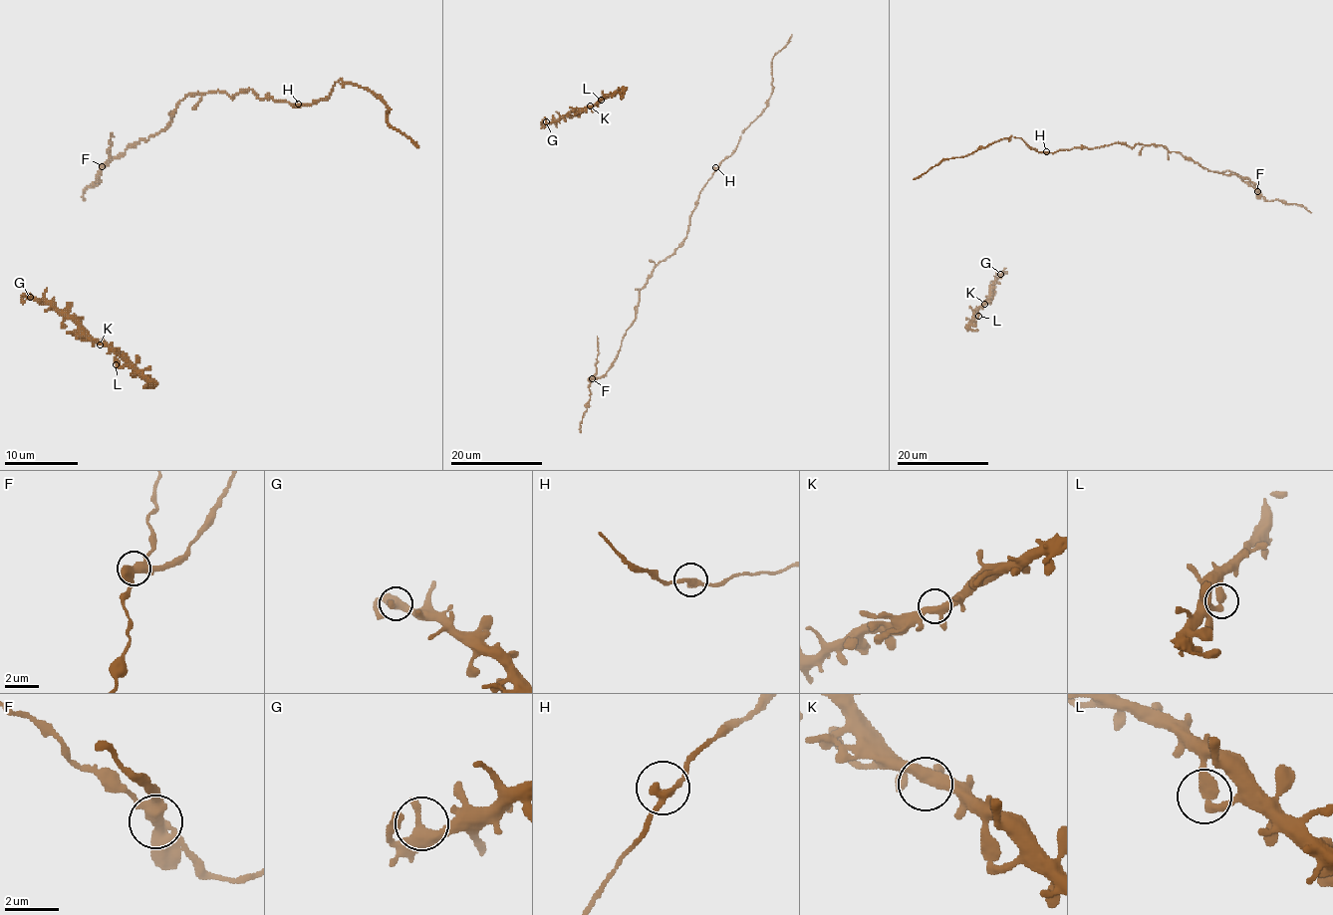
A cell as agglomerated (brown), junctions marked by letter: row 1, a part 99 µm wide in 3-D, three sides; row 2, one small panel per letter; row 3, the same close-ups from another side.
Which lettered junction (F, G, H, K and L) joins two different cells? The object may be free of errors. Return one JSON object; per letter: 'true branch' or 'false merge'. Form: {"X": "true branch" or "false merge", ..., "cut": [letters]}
{"F": "false merge", "G": "true branch", "H": "true branch", "K": "true branch", "L": "true branch", "cut": ["F"]}

